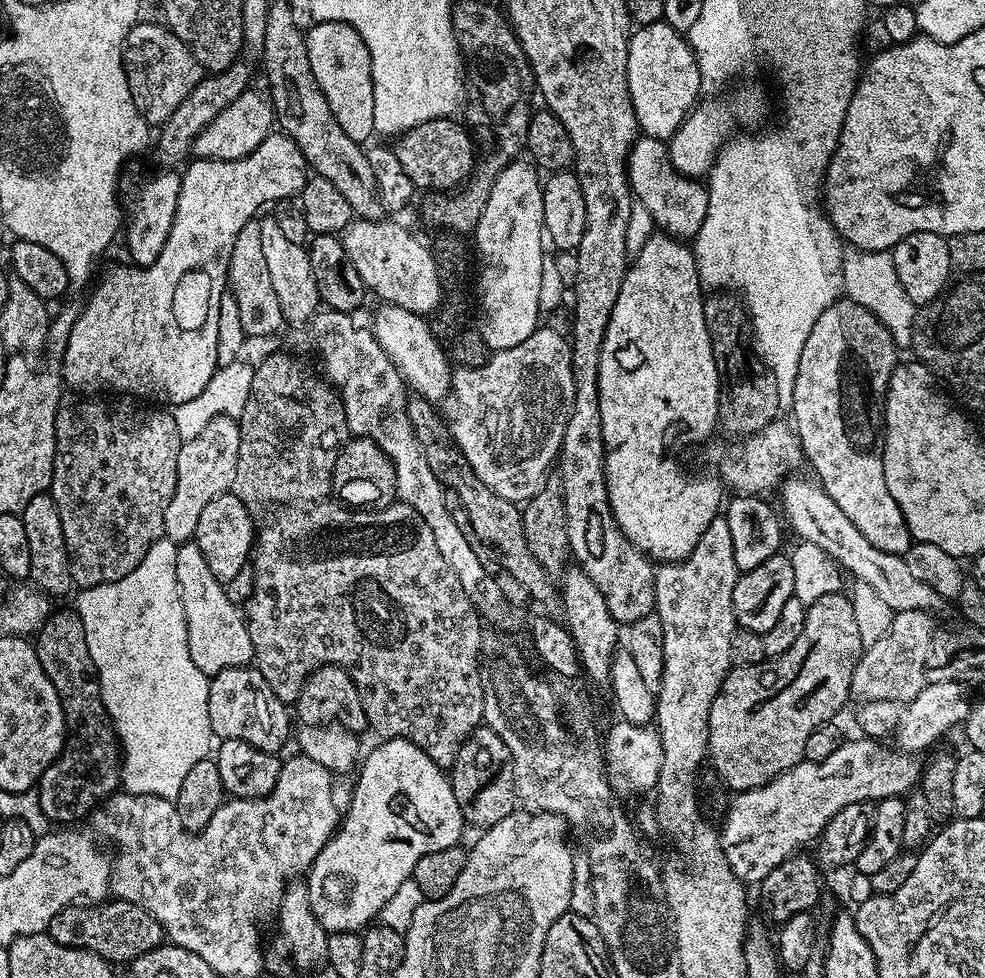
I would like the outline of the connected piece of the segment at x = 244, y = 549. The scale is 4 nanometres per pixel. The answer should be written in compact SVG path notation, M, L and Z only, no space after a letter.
M229 490L218 494L218 498L213 498L209 504L202 510L202 514L198 514L198 526L194 543L198 546L198 550L202 550L202 554L206 557L206 566L210 566L210 574L214 574L214 578L220 584L227 584L232 578L237 577L238 572L250 564L252 549L255 545L258 535L257 525L252 525L252 516L249 505L245 504L239 495L235 496L235 491Z

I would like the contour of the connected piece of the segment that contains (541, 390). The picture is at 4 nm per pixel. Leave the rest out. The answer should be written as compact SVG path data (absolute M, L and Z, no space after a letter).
M537 327L536 332L530 334L530 338L526 338L526 342L518 342L518 346L510 346L501 352L492 352L481 368L457 367L452 373L450 396L451 399L456 399L456 405L452 408L452 424L450 420L452 440L460 449L461 454L468 459L468 465L472 467L476 477L490 490L494 490L494 494L512 501L517 506L523 505L525 501L536 495L545 483L544 475L551 468L553 471L560 454L562 438L566 434L566 422L570 418L570 410L574 406L574 370L572 369L572 346L569 337L565 333L563 336L562 333L555 332L552 328L544 327Z

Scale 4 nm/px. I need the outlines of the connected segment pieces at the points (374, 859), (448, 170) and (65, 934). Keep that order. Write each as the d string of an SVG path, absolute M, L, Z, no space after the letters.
M384 738L379 742L381 744L368 757L366 757L367 755L363 757L362 763L355 773L355 776L357 775L356 785L352 788L352 797L348 800L348 808L346 804L346 811L343 813L336 831L329 837L326 846L322 846L318 858L312 863L312 867L306 873L310 906L314 910L318 922L322 922L322 926L330 934L334 932L360 932L369 927L379 917L381 910L386 906L386 902L390 902L390 898L394 898L394 894L398 891L398 886L402 886L402 882L412 879L412 871L416 867L418 860L423 855L431 854L438 850L445 850L446 847L459 845L461 843L460 835L463 834L464 828L466 829L466 821L462 810L458 810L458 798L454 798L454 790L452 789L449 773L445 769L439 768L422 749L414 746L414 742L395 738Z
M445 118L422 122L409 132L400 133L395 141L396 157L417 189L448 194L459 189L472 175L478 163L478 148L473 133L465 125L464 129L458 121L456 118Z
M115 898L107 902L77 902L58 910L58 914L50 918L47 933L62 946L85 948L109 962L137 960L166 940L163 926L149 912L142 910L142 906Z

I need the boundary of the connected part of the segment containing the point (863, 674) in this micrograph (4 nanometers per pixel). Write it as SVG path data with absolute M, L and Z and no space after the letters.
M902 610L895 613L890 628L874 645L860 653L860 660L854 666L851 699L856 702L882 700L902 702L909 700L924 689L928 655L932 649L933 613L922 610Z

